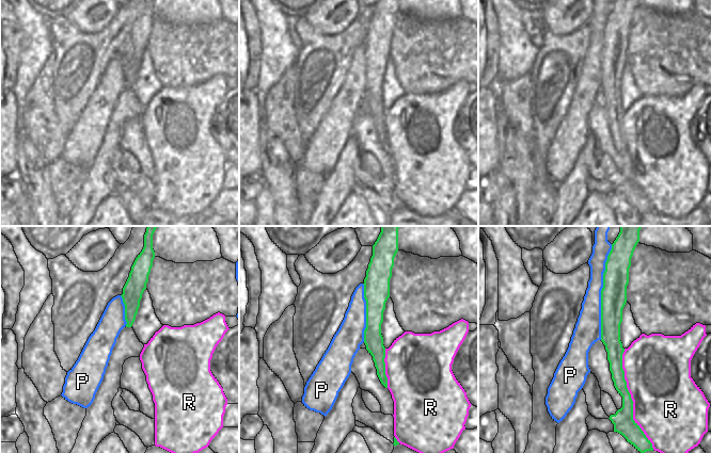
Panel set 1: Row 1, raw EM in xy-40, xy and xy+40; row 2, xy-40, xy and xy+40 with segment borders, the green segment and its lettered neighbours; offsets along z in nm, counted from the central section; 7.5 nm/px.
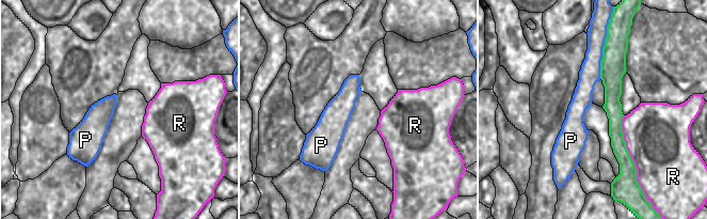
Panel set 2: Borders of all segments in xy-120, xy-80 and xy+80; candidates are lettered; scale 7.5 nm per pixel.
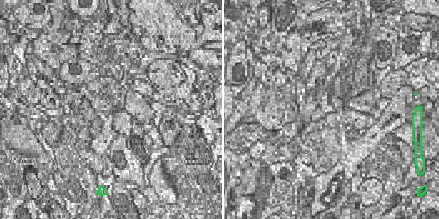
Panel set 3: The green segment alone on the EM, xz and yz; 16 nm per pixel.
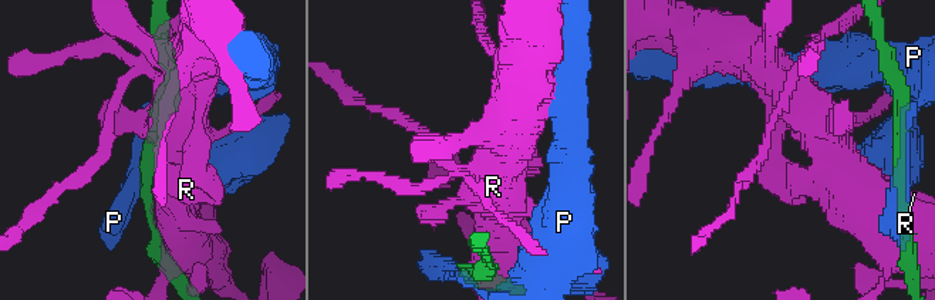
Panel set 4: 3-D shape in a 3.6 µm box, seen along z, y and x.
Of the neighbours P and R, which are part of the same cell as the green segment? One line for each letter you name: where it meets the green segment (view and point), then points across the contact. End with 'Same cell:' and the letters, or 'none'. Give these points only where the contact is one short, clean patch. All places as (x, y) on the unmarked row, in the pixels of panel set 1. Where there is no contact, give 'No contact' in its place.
P: Touches green at xy+40 (601, 53)
Same cell: P.

